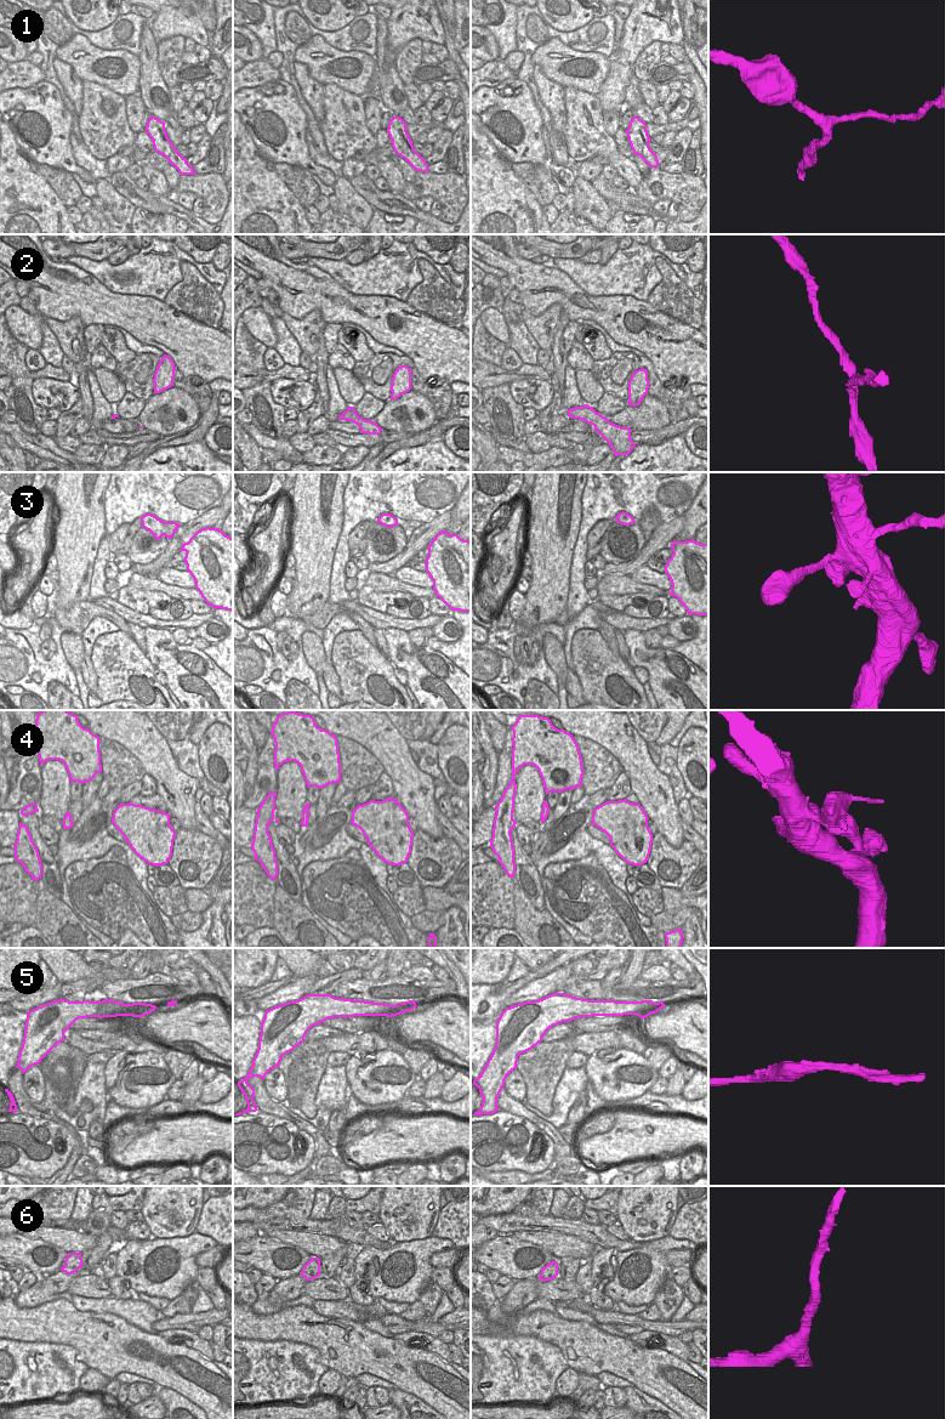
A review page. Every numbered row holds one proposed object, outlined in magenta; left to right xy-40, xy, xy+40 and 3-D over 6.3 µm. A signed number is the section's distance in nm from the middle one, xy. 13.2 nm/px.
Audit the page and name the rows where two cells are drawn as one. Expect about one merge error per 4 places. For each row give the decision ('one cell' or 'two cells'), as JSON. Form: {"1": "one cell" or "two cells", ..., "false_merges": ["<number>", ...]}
{"1": "one cell", "2": "two cells", "3": "one cell", "4": "one cell", "5": "one cell", "6": "one cell", "false_merges": ["2"]}

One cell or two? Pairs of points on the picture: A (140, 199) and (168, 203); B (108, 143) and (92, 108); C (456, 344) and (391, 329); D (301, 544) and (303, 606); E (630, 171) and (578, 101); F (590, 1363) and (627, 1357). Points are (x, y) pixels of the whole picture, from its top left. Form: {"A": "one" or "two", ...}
{"A": "one", "B": "one", "C": "one", "D": "one", "E": "one", "F": "one"}

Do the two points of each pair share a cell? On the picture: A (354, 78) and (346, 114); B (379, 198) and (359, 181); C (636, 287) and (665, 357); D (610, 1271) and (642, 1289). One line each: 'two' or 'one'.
A: two
B: one
C: two
D: one

